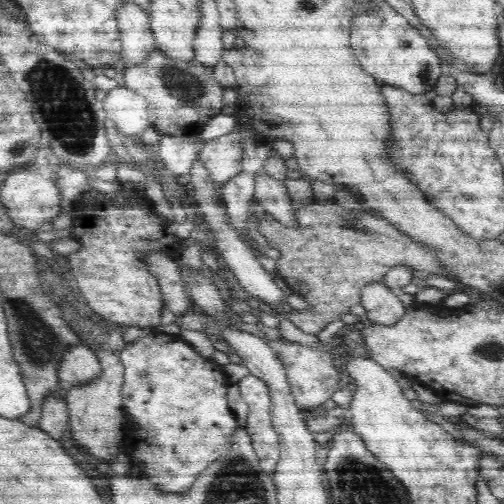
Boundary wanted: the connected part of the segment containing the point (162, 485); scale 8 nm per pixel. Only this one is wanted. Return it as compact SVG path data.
M163 333L127 344L120 363L125 368L121 393L128 416L124 452L132 454L138 467L134 474L147 477L164 494L188 490L209 463L228 452L227 436L239 428L226 397L231 380L185 340L168 340Z

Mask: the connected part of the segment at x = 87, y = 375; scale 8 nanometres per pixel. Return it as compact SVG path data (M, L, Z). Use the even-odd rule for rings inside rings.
M84 345L72 348L60 362L60 382L67 387L87 384L102 376L103 368L96 352Z

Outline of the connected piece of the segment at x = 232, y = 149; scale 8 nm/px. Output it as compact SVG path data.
M240 129L201 144L199 158L209 170L210 178L214 183L225 183L227 180L234 178L237 174L240 174L244 145L242 145L242 137L239 137L242 136L242 133L238 134L238 132L240 132Z

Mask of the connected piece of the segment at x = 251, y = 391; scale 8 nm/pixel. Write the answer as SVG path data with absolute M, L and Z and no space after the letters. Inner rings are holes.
M250 374L239 381L238 387L249 406L246 429L260 461L260 468L272 475L280 457L280 448L278 434L271 423L271 388L264 380Z

